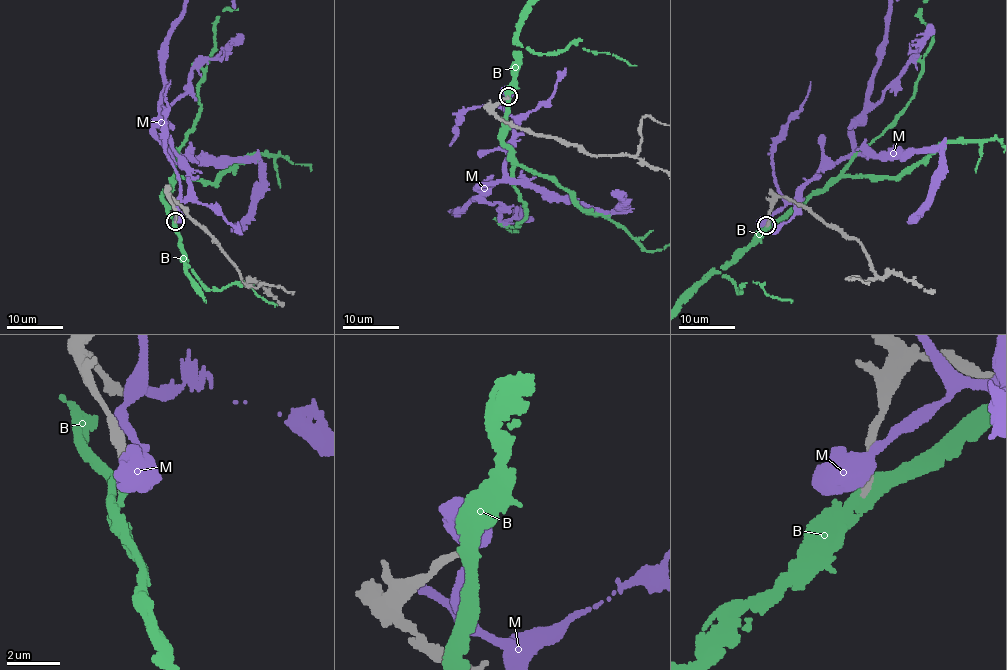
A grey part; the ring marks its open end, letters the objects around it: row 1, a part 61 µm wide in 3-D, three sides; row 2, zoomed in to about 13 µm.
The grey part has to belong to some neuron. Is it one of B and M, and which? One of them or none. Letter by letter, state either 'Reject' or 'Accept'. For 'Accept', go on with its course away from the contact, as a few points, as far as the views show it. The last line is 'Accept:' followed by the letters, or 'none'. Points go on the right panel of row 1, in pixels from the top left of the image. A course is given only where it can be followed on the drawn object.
B: Accept
M: Reject
Accept: B

